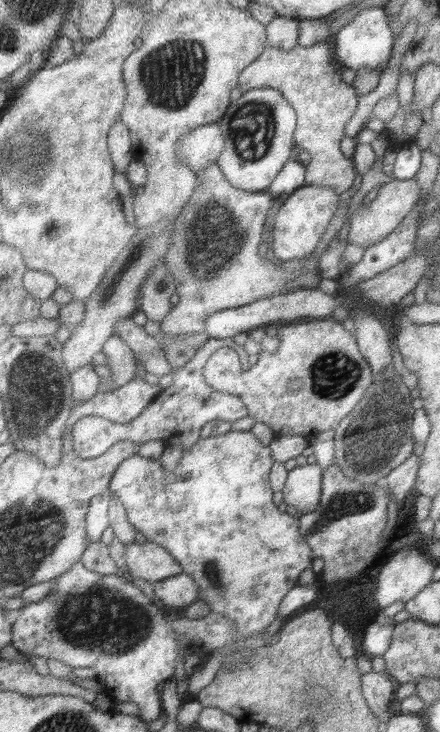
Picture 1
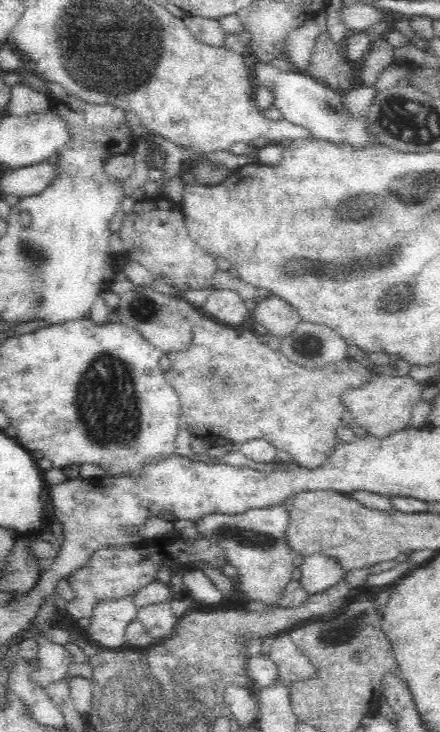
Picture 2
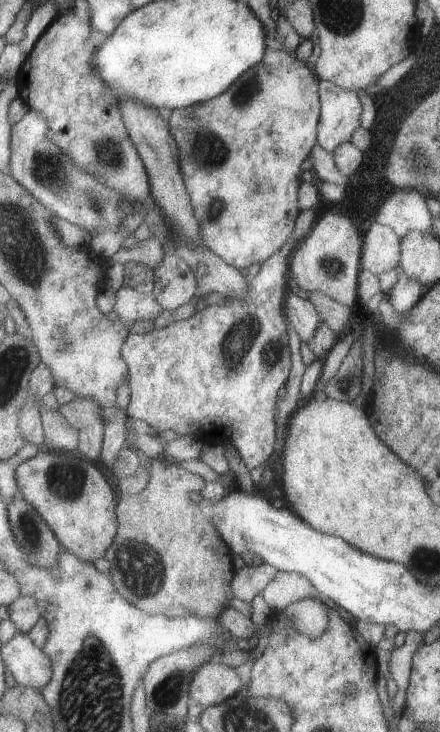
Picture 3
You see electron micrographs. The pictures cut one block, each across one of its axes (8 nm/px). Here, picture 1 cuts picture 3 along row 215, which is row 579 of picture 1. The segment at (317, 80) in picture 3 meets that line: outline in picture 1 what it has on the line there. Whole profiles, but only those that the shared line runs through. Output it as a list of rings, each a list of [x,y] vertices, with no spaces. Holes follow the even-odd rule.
[[[253,430],[229,432],[201,438],[191,450],[183,452],[173,472],[165,470],[161,460],[135,454],[119,466],[111,482],[113,496],[127,506],[135,528],[145,532],[149,542],[157,542],[177,558],[185,574],[191,574],[199,582],[201,600],[209,602],[213,612],[229,618],[241,636],[267,634],[267,628],[281,612],[283,600],[299,584],[315,558],[311,542],[301,532],[301,518],[283,512],[283,506],[273,502],[275,488],[271,472],[275,462],[273,448],[265,446]]]

